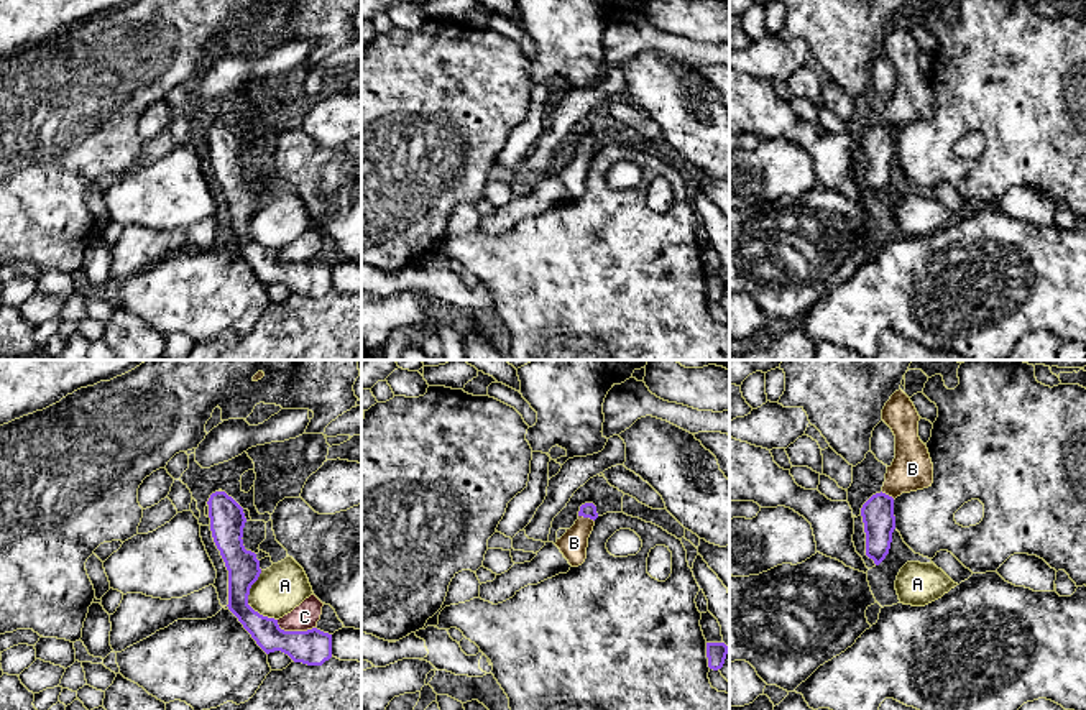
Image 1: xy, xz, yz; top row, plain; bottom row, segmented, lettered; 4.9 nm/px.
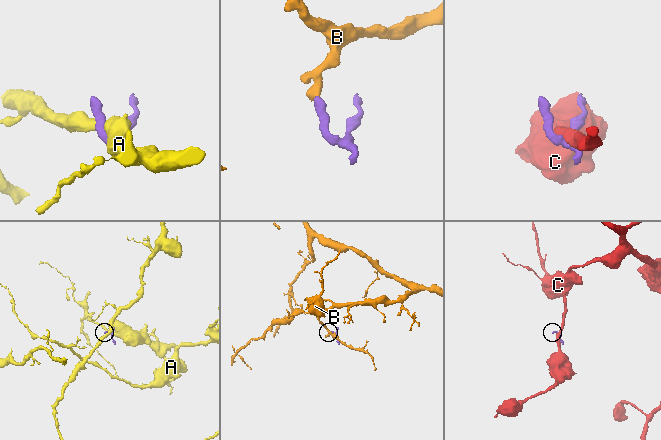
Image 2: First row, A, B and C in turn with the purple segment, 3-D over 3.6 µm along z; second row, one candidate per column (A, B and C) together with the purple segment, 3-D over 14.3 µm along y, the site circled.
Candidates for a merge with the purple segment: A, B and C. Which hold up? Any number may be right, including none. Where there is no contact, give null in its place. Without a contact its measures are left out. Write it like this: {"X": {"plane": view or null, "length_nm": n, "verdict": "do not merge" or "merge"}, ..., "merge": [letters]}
{"A": {"plane": "xy", "length_nm": 260, "verdict": "do not merge"}, "B": {"plane": "xz", "length_nm": 90, "verdict": "merge"}, "C": {"plane": "xy", "length_nm": 200, "verdict": "do not merge"}, "merge": ["B"]}

